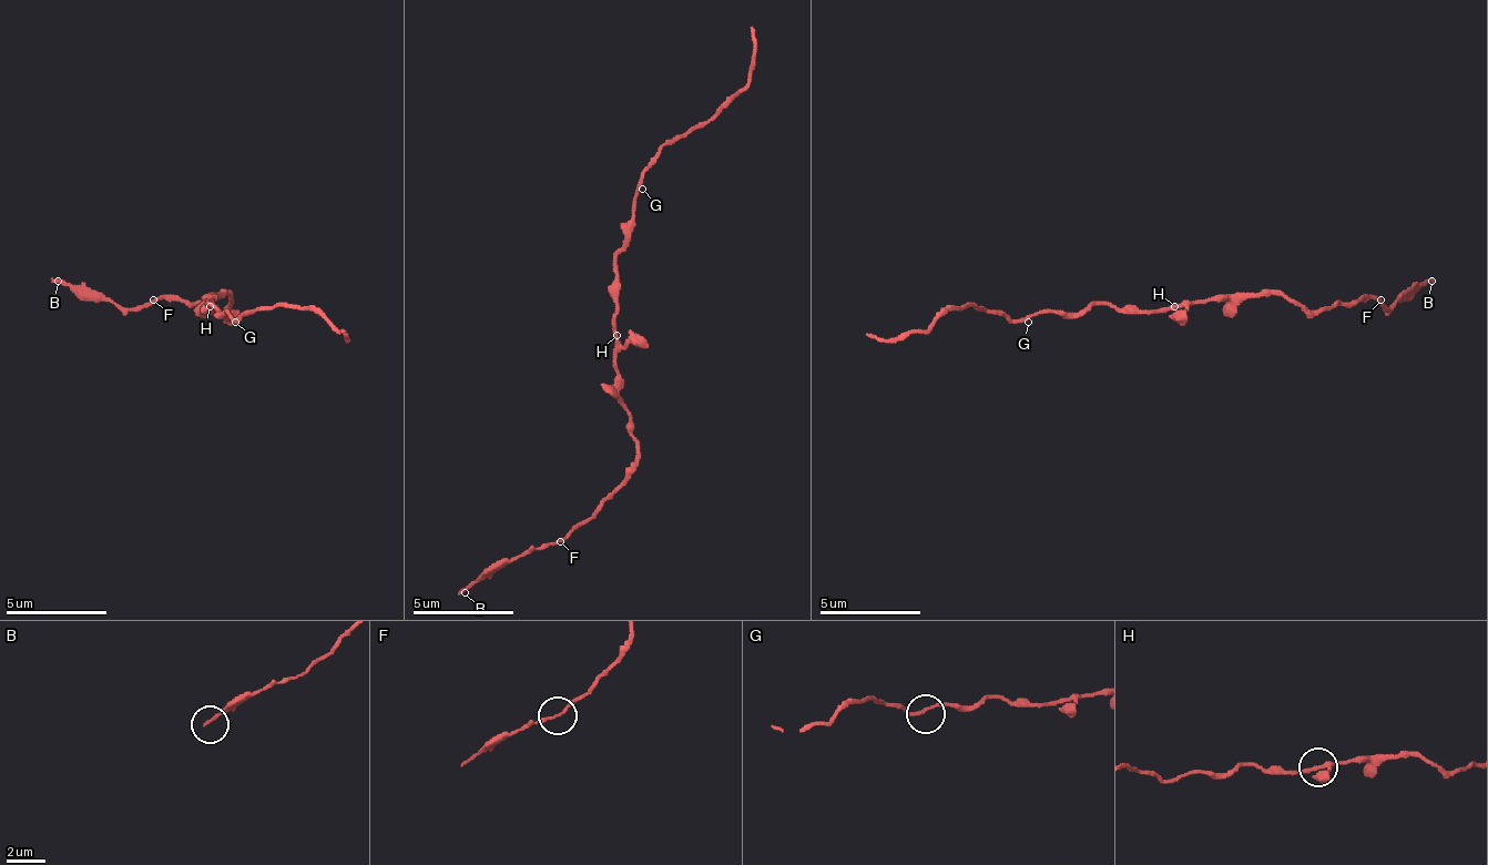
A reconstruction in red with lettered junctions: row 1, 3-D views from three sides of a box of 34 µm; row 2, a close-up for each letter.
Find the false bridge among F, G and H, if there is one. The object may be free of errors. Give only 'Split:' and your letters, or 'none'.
Split: none

